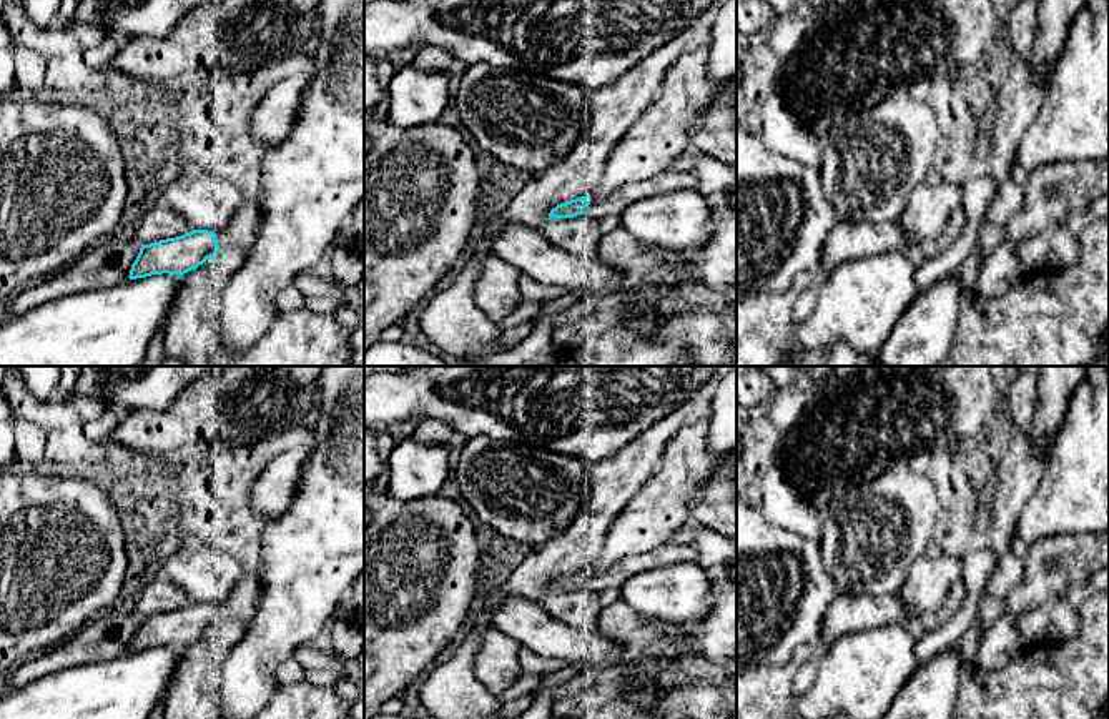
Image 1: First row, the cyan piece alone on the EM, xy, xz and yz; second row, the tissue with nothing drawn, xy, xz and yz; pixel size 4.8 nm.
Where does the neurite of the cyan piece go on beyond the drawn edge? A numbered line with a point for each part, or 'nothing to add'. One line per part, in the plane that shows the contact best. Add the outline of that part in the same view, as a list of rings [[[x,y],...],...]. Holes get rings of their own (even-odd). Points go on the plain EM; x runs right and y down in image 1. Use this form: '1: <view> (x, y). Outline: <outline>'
1: xy (241, 604). Outline: [[[258,566],[236,583],[231,596],[224,602],[216,604],[219,622],[238,621],[246,629],[256,616],[261,591],[261,566]]]

